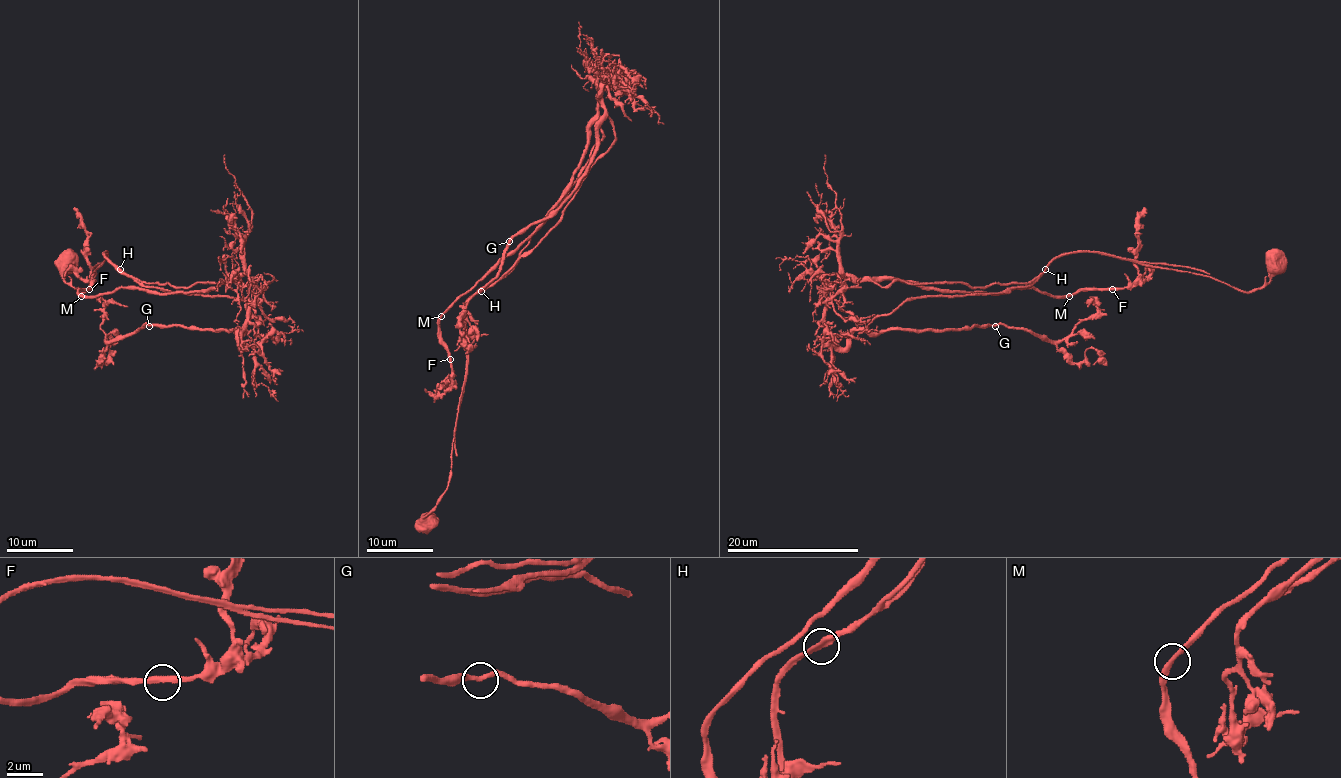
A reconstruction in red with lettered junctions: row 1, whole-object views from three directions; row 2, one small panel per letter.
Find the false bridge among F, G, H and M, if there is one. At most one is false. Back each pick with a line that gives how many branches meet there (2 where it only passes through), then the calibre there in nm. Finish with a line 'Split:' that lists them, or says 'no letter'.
H: 2 branches meet; 320 nm thick
Split: H

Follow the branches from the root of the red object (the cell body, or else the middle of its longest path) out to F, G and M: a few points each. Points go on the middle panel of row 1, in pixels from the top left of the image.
F: (427, 521), (451, 471), (466, 375), (465, 304), (513, 268), (579, 168), (554, 210), (441, 316), (450, 359)
G: (427, 521), (451, 471), (466, 375), (465, 304), (561, 218), (615, 139), (607, 115), (577, 188), (509, 241)
M: (427, 521), (451, 471), (466, 375), (465, 304), (513, 268), (579, 168), (554, 210), (441, 316)

